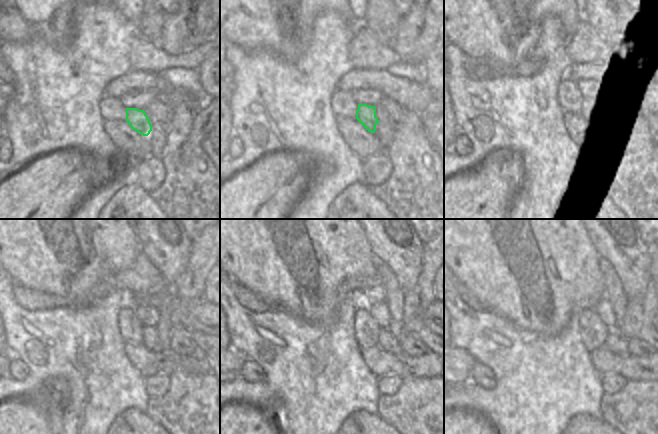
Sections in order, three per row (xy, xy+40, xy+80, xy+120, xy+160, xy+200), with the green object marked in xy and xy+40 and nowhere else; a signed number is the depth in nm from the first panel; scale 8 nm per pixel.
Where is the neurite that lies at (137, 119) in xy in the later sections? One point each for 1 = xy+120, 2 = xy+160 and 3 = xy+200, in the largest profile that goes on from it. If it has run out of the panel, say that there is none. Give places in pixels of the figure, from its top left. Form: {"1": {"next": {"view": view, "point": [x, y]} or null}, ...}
{"1": {"next": {"view": "xy+120", "point": [150, 340]}}, "2": {"next": {"view": "xy+160", "point": [387, 340]}}, "3": {"next": {"view": "xy+200", "point": [615, 343]}}}

